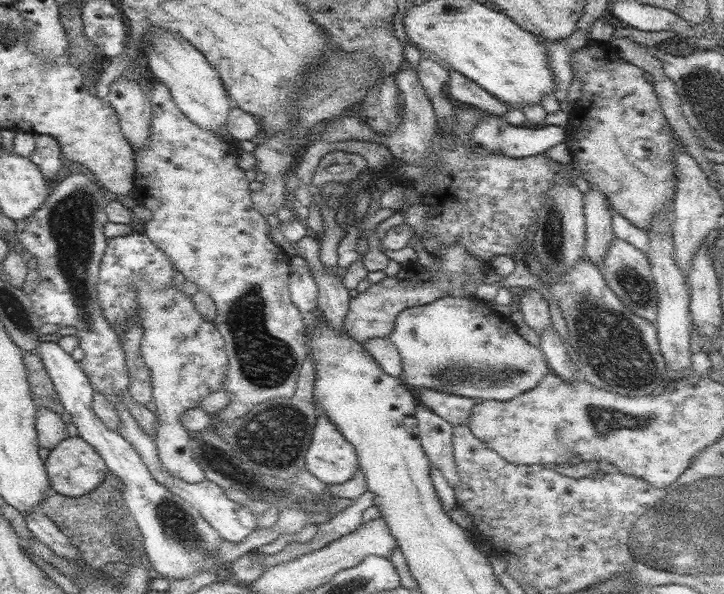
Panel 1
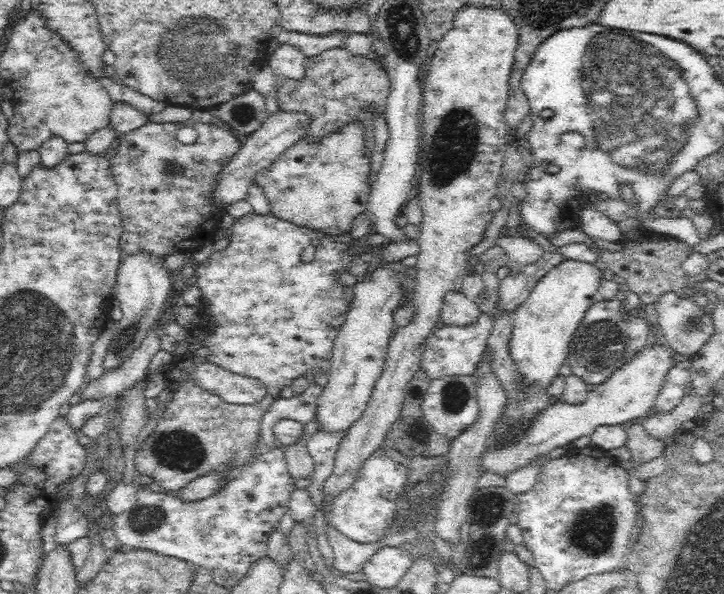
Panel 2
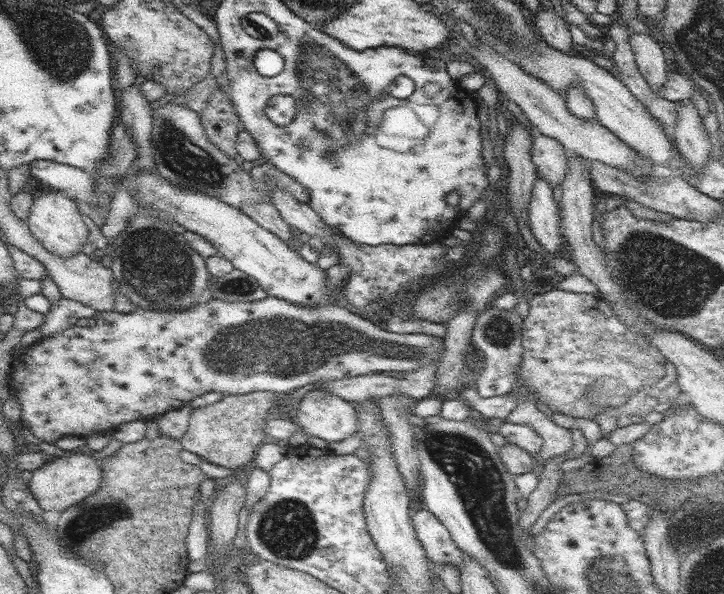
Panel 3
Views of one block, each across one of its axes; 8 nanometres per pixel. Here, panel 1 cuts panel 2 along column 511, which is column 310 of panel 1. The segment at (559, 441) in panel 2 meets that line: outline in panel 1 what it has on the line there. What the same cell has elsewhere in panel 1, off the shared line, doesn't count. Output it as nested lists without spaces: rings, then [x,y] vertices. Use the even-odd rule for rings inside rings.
[[[320,414],[313,429],[305,468],[326,485],[343,484],[359,469],[356,450],[326,414]]]

